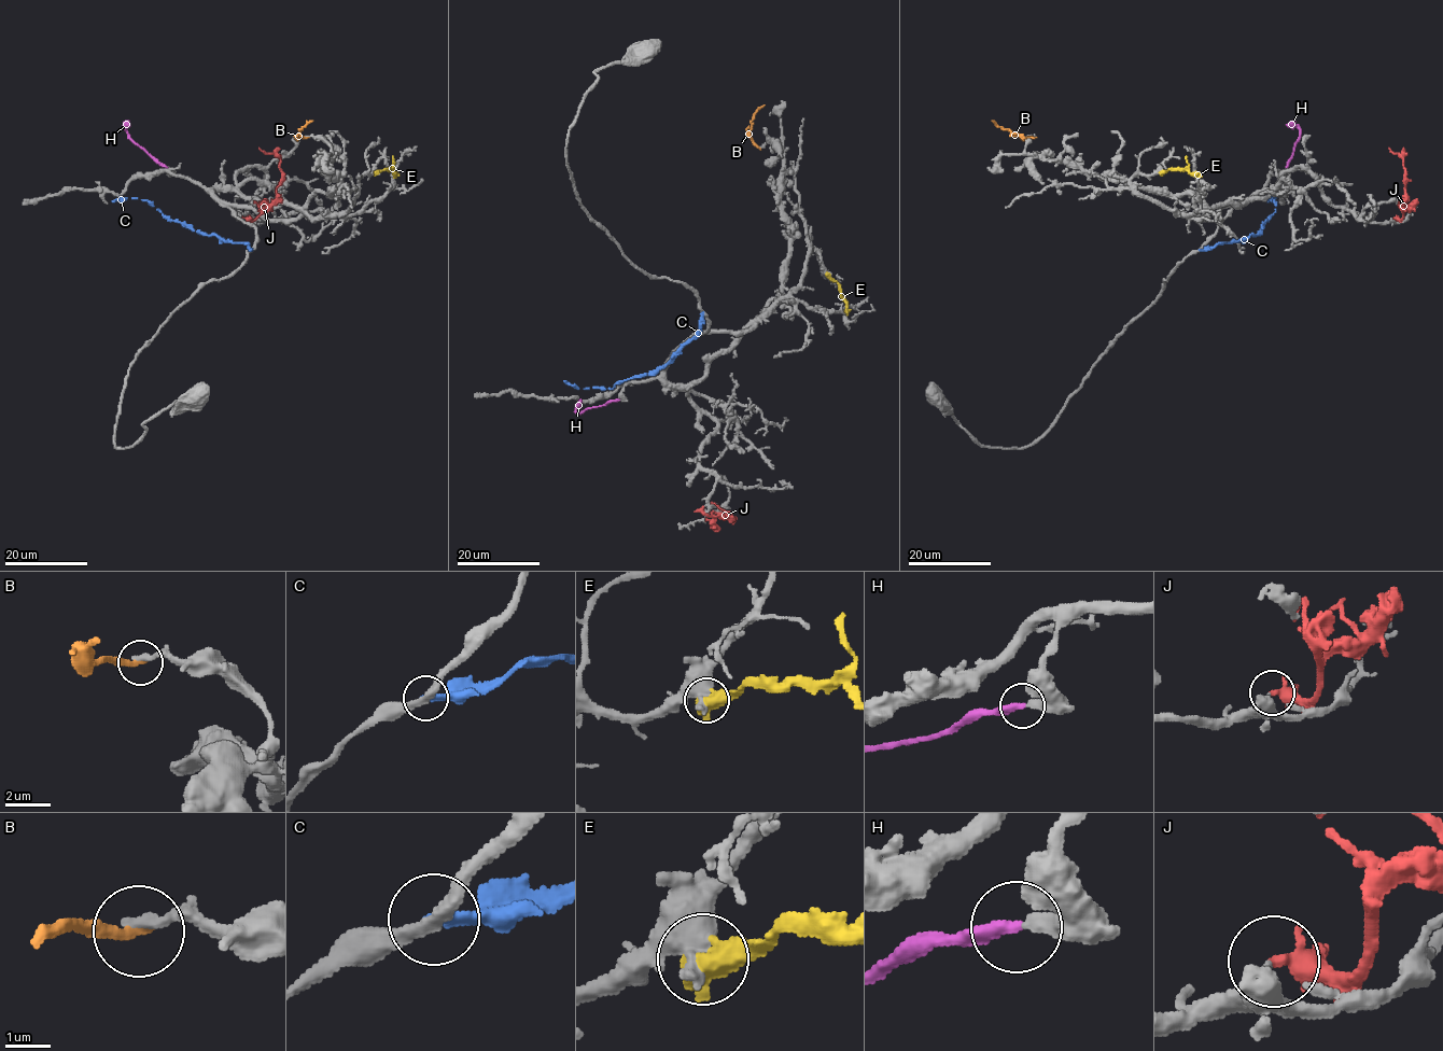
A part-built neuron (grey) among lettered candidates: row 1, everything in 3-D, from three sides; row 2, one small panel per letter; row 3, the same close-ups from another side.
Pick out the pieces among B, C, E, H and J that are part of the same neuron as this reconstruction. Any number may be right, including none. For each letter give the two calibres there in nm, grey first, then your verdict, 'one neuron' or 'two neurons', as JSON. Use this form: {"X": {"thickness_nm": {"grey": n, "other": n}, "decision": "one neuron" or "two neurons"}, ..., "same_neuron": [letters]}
{"B": {"thickness_nm": {"grey": 260, "other": 260}, "decision": "two neurons"}, "C": {"thickness_nm": {"grey": 320, "other": 320}, "decision": "two neurons"}, "E": {"thickness_nm": {"grey": 600, "other": 700}, "decision": "two neurons"}, "H": {"thickness_nm": {"grey": 320, "other": 320}, "decision": "one neuron"}, "J": {"thickness_nm": {"grey": 140, "other": 400}, "decision": "two neurons"}, "same_neuron": ["H"]}

